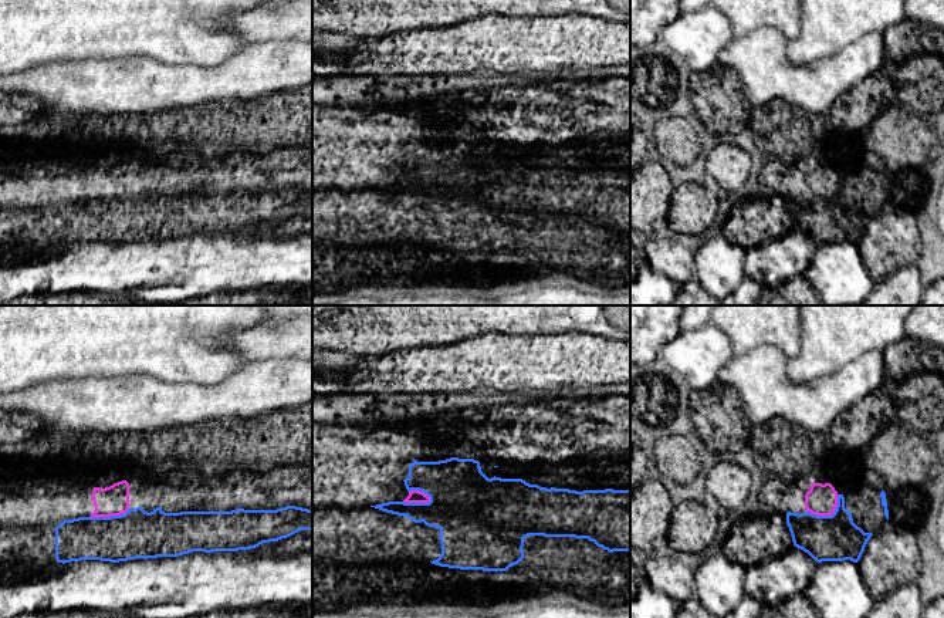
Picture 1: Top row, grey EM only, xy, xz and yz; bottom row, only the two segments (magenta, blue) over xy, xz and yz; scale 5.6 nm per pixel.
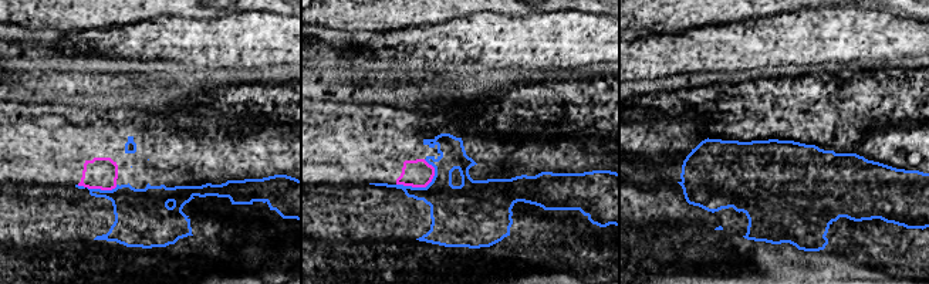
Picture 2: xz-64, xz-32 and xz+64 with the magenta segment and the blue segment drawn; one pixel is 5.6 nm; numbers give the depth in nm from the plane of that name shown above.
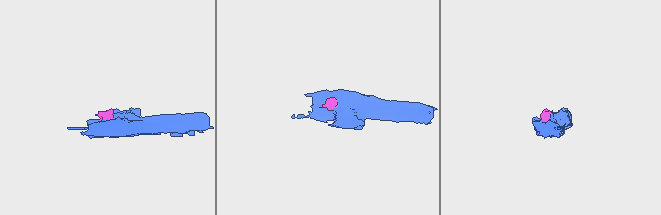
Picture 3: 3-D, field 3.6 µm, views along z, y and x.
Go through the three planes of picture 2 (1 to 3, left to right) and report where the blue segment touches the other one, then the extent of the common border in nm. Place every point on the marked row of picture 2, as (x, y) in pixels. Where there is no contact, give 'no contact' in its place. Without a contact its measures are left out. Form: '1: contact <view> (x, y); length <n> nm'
1: contact xz-64 (101, 189); length 180 nm
2: contact xz-32 (419, 186); length 240 nm
3: no contact

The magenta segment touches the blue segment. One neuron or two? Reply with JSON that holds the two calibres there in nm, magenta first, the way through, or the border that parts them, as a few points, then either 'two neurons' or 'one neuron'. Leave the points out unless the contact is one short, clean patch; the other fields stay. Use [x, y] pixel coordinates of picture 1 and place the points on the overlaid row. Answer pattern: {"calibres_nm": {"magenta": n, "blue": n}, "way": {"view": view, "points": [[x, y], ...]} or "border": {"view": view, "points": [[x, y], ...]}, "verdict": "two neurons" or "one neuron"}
{"calibres_nm": {"magenta": 80, "blue": 380}, "border": {"view": "xz", "points": [[430, 497], [427, 502], [403, 502]]}, "verdict": "two neurons"}

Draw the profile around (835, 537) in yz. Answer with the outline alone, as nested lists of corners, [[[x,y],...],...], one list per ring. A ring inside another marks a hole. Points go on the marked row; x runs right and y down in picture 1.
[[[843,494],[832,516],[786,513],[794,546],[808,553],[816,563],[845,561],[857,563],[872,533],[865,533],[853,523],[852,513],[845,509]]]

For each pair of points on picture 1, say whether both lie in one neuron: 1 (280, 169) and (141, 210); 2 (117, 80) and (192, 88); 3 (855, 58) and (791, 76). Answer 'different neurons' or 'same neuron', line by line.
1: different neurons
2: same neuron
3: same neuron

